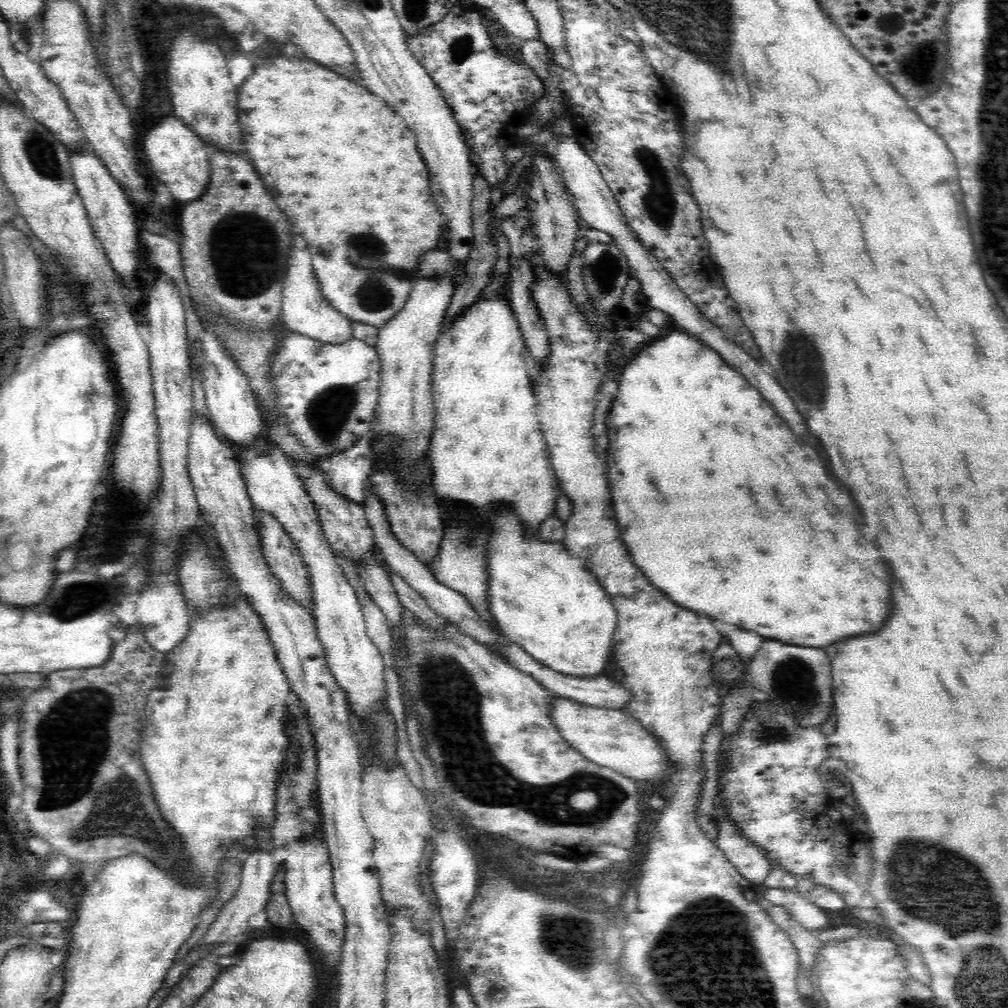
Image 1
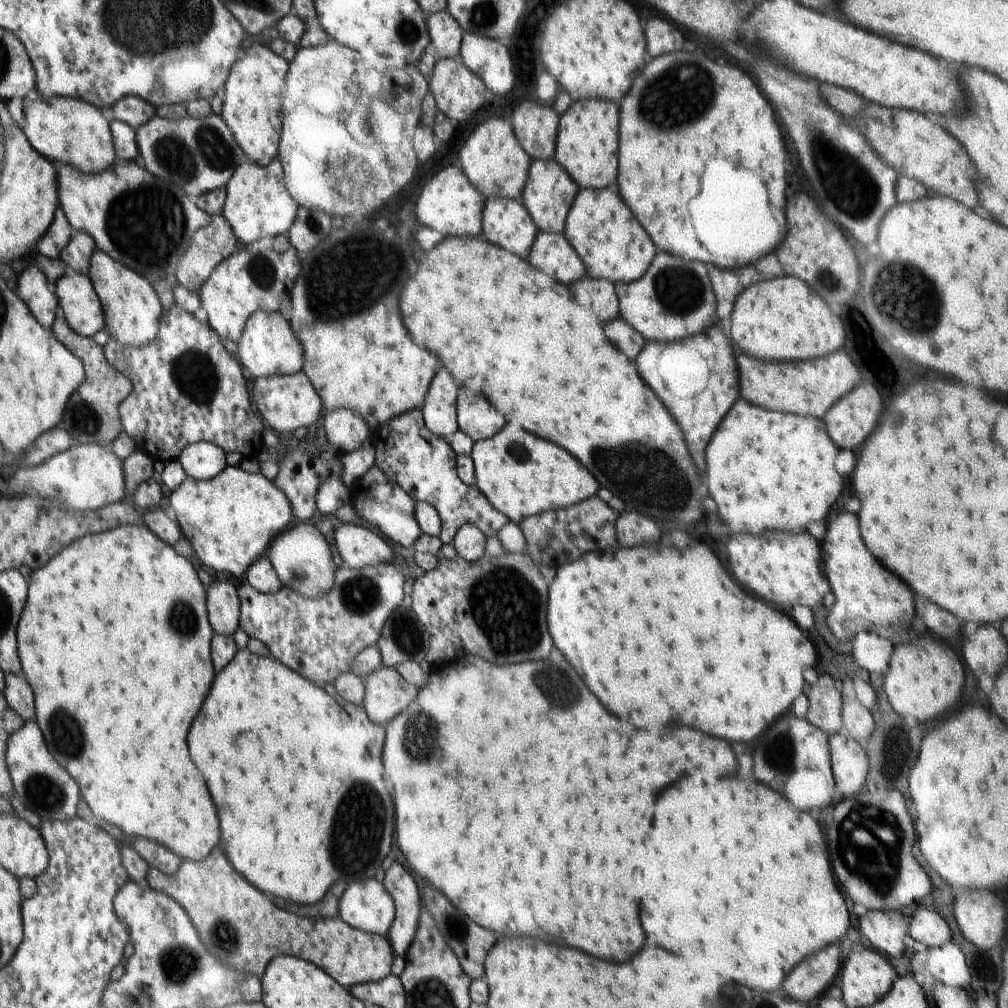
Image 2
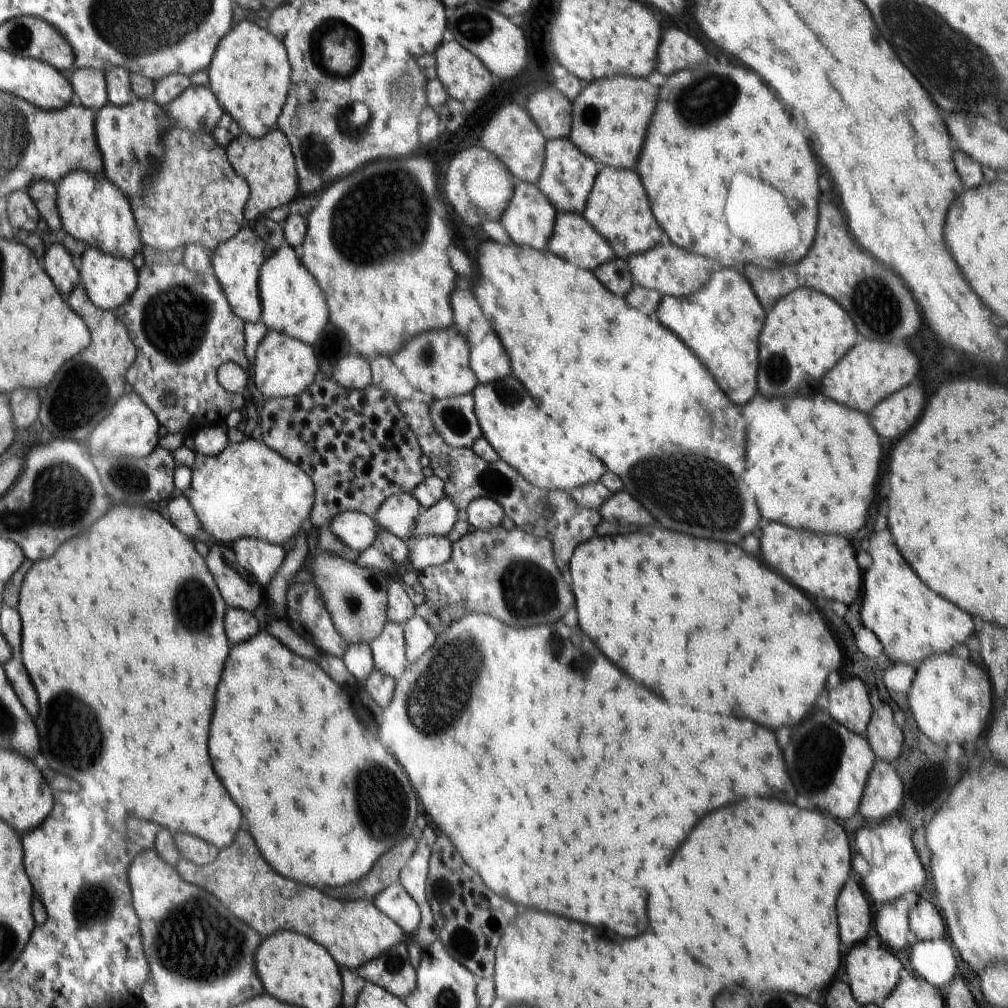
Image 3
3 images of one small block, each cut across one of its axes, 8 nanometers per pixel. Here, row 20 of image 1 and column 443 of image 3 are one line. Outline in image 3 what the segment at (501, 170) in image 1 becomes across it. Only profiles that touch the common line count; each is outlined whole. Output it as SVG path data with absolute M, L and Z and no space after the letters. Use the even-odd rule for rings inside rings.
M378 355L369 361L369 365L371 384L386 391L397 402L410 430L413 430L414 436L419 440L423 454L430 458L434 476L444 483L445 497L456 505L459 516L466 514L468 503L474 499L484 497L495 500L503 508L509 525L534 536L550 539L556 566L562 574L567 573L573 550L580 543L591 539L596 526L602 522L599 509L580 506L566 491L547 491L531 485L502 459L484 462L471 448L456 448L446 444L430 418L429 408L434 399L416 390L388 357Z

